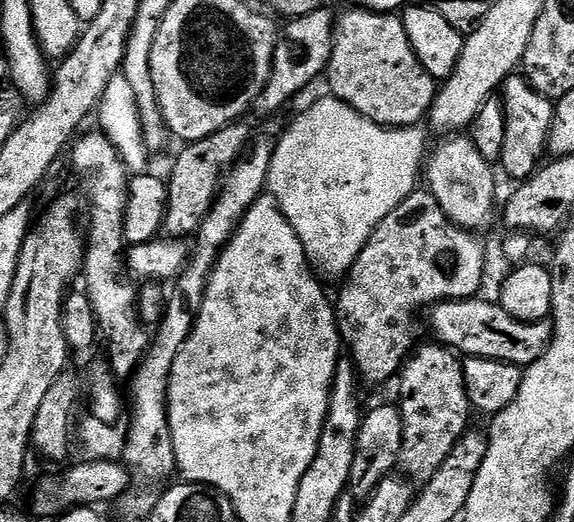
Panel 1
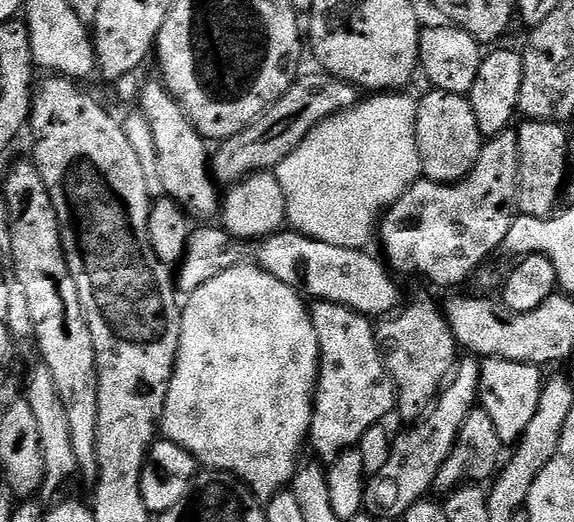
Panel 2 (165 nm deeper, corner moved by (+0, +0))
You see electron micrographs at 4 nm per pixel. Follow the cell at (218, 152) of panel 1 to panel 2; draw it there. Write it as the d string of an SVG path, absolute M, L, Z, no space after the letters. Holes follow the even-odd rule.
M316 70L307 76L301 75L282 94L282 98L259 116L255 124L246 130L234 134L228 140L219 141L217 150L210 160L210 167L215 179L221 185L231 186L239 183L254 172L274 170L294 151L310 134L310 130L318 127L326 118L350 110L358 102L358 89L350 82L337 76L331 76L323 70Z

